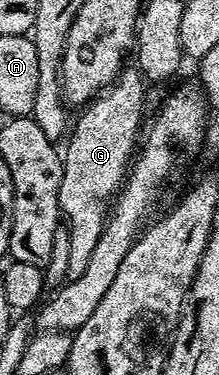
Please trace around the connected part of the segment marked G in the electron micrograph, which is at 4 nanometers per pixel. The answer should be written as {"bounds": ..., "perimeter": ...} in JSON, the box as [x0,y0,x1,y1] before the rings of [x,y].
{"bounds":[59,68,147,279],"perimeter":[[[136,68],[122,69],[113,81],[113,85],[98,94],[80,111],[81,119],[78,122],[76,119],[75,125],[68,135],[69,147],[64,147],[63,150],[63,180],[59,184],[59,208],[63,224],[68,227],[71,236],[70,279],[83,276],[83,271],[91,260],[91,252],[95,252],[95,244],[99,244],[99,236],[111,214],[111,207],[131,170],[131,163],[135,158],[133,145],[136,142],[138,145],[139,135],[142,133],[141,117],[145,114],[145,89],[147,89],[147,83],[141,77],[140,70]]]}

